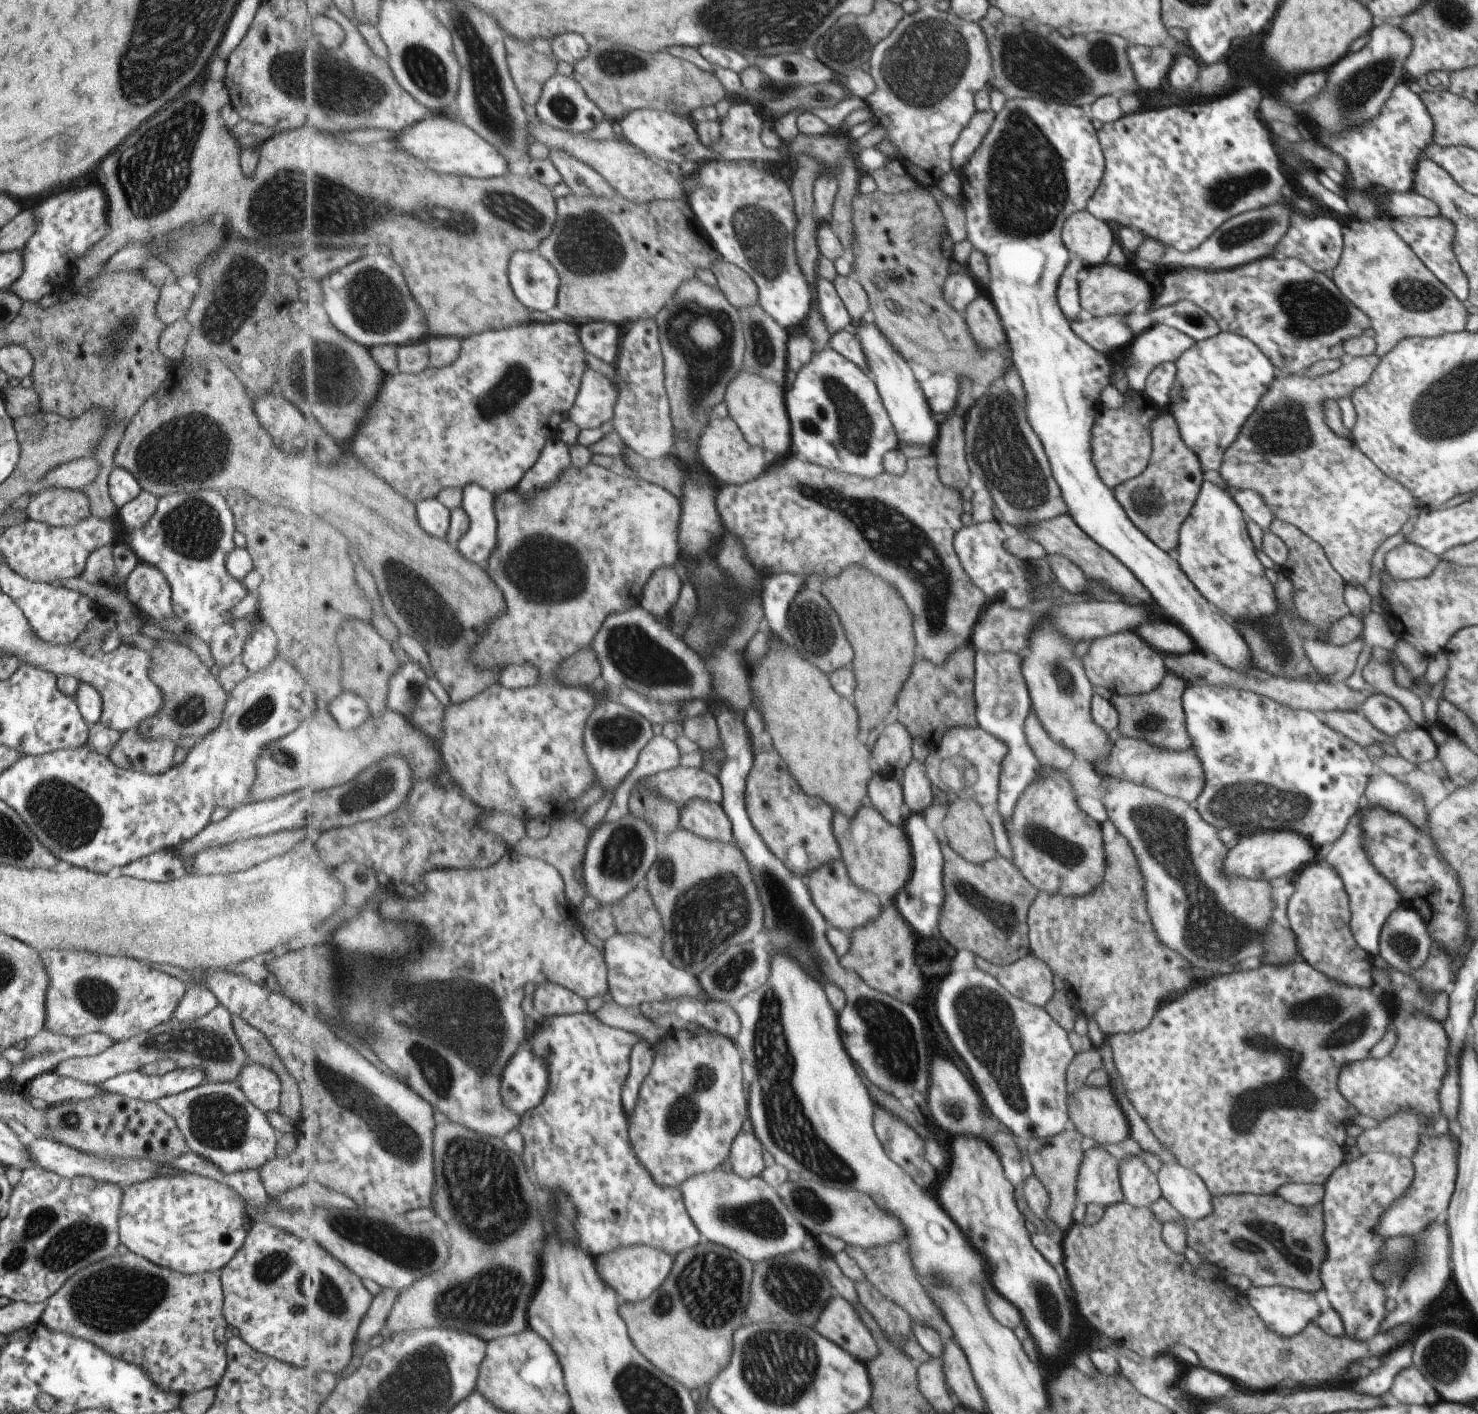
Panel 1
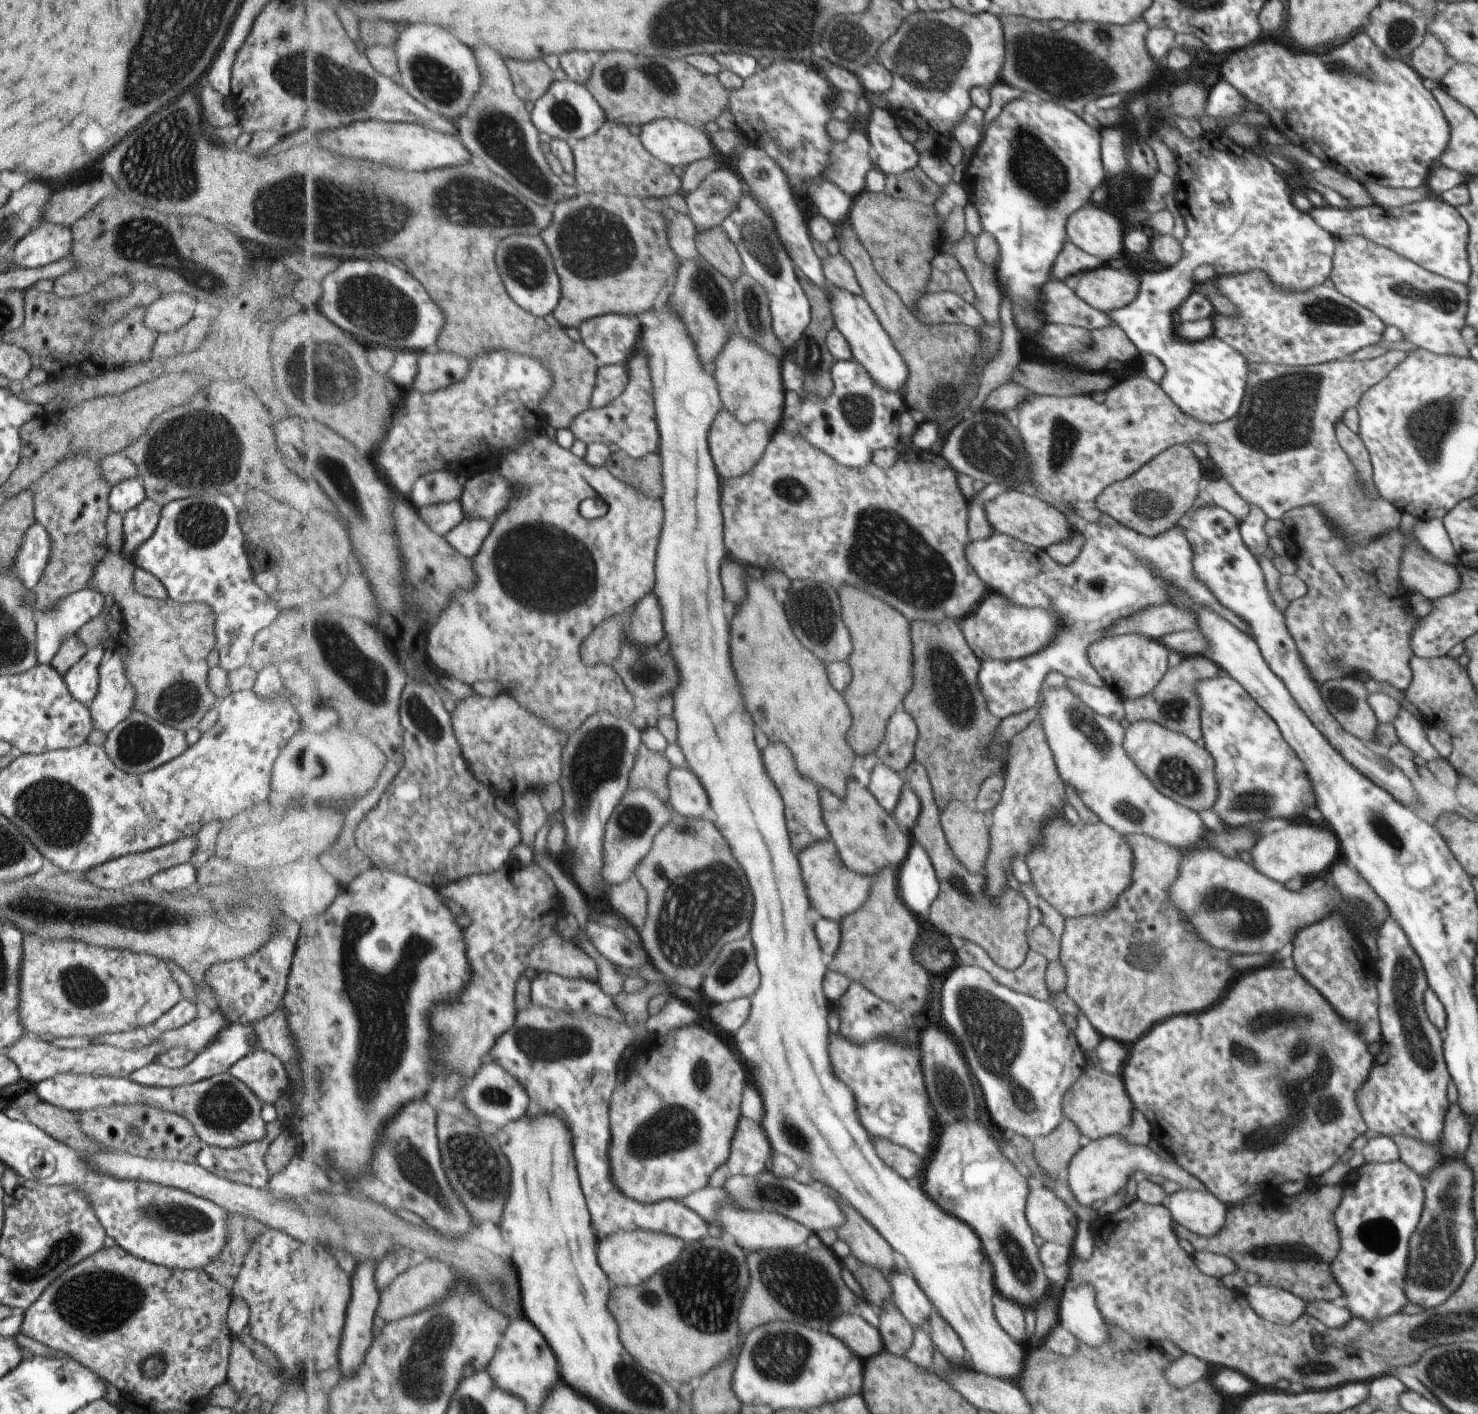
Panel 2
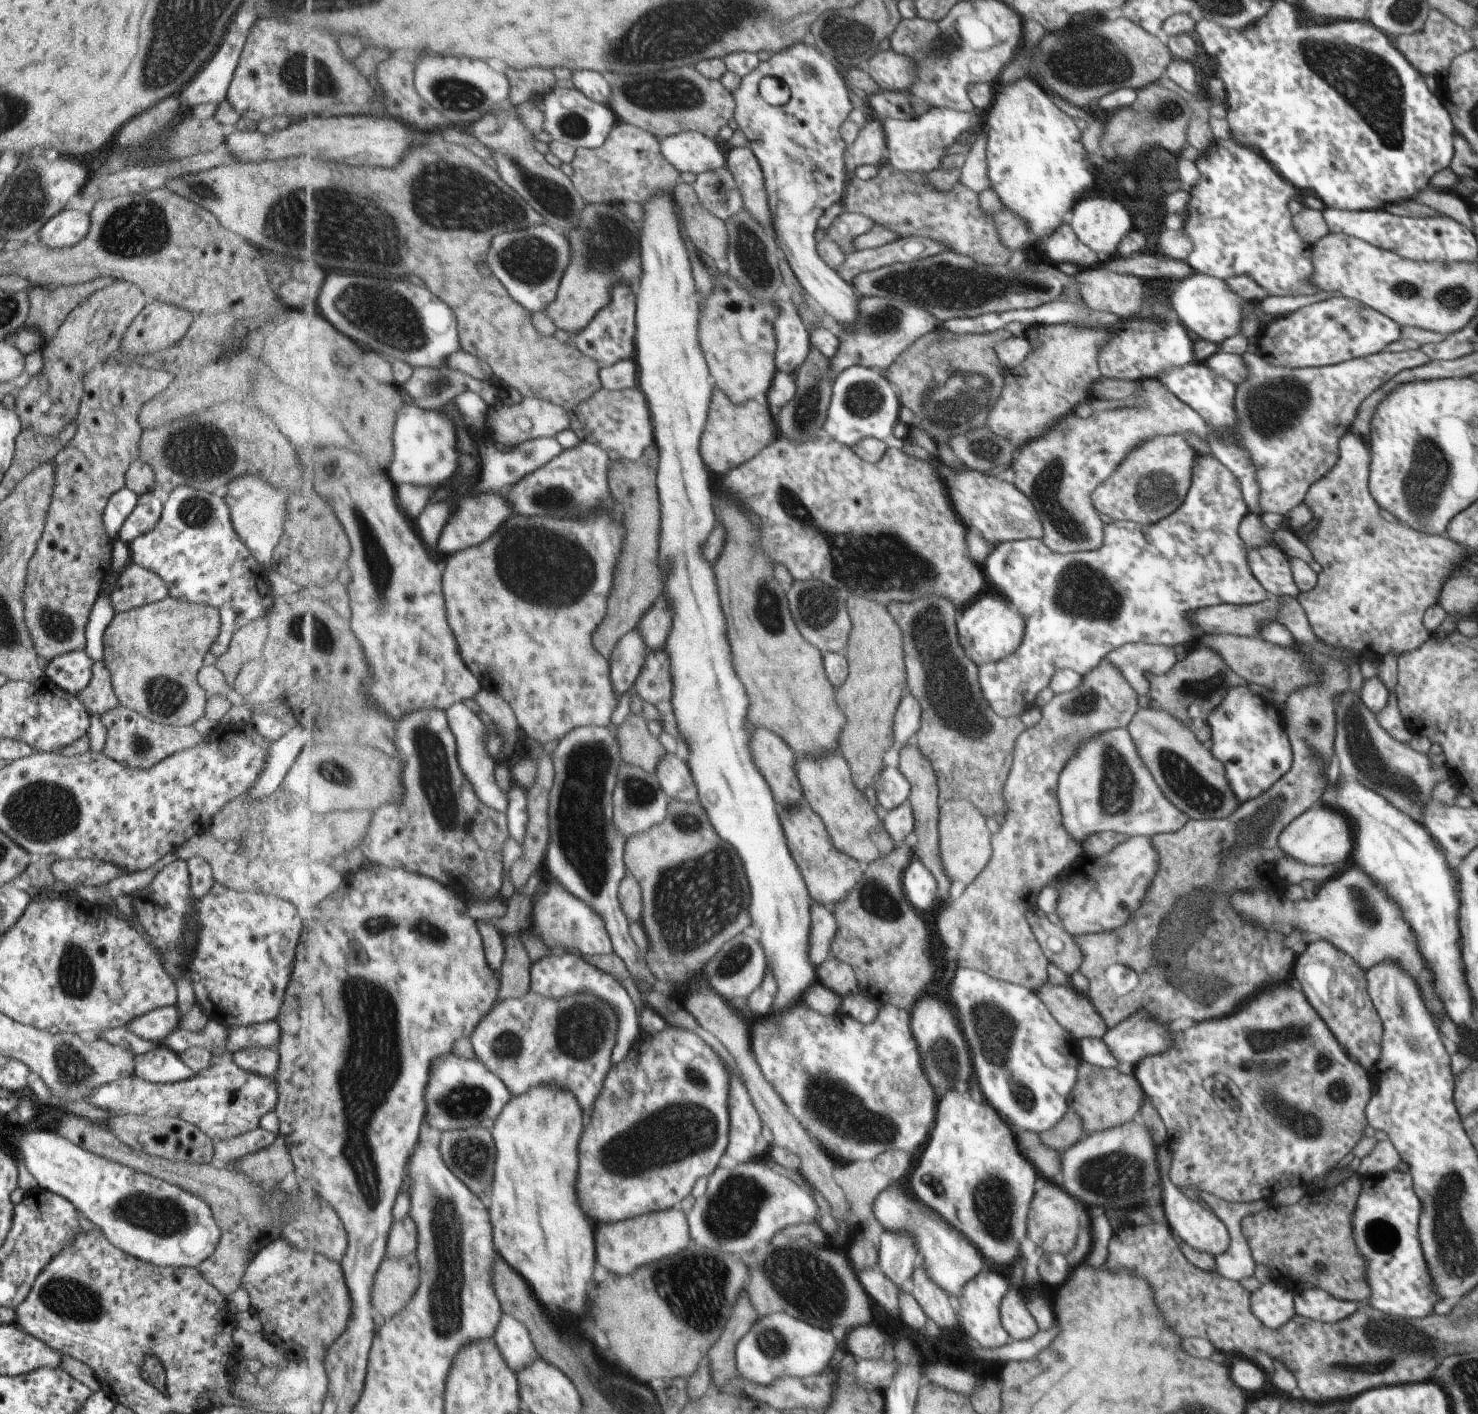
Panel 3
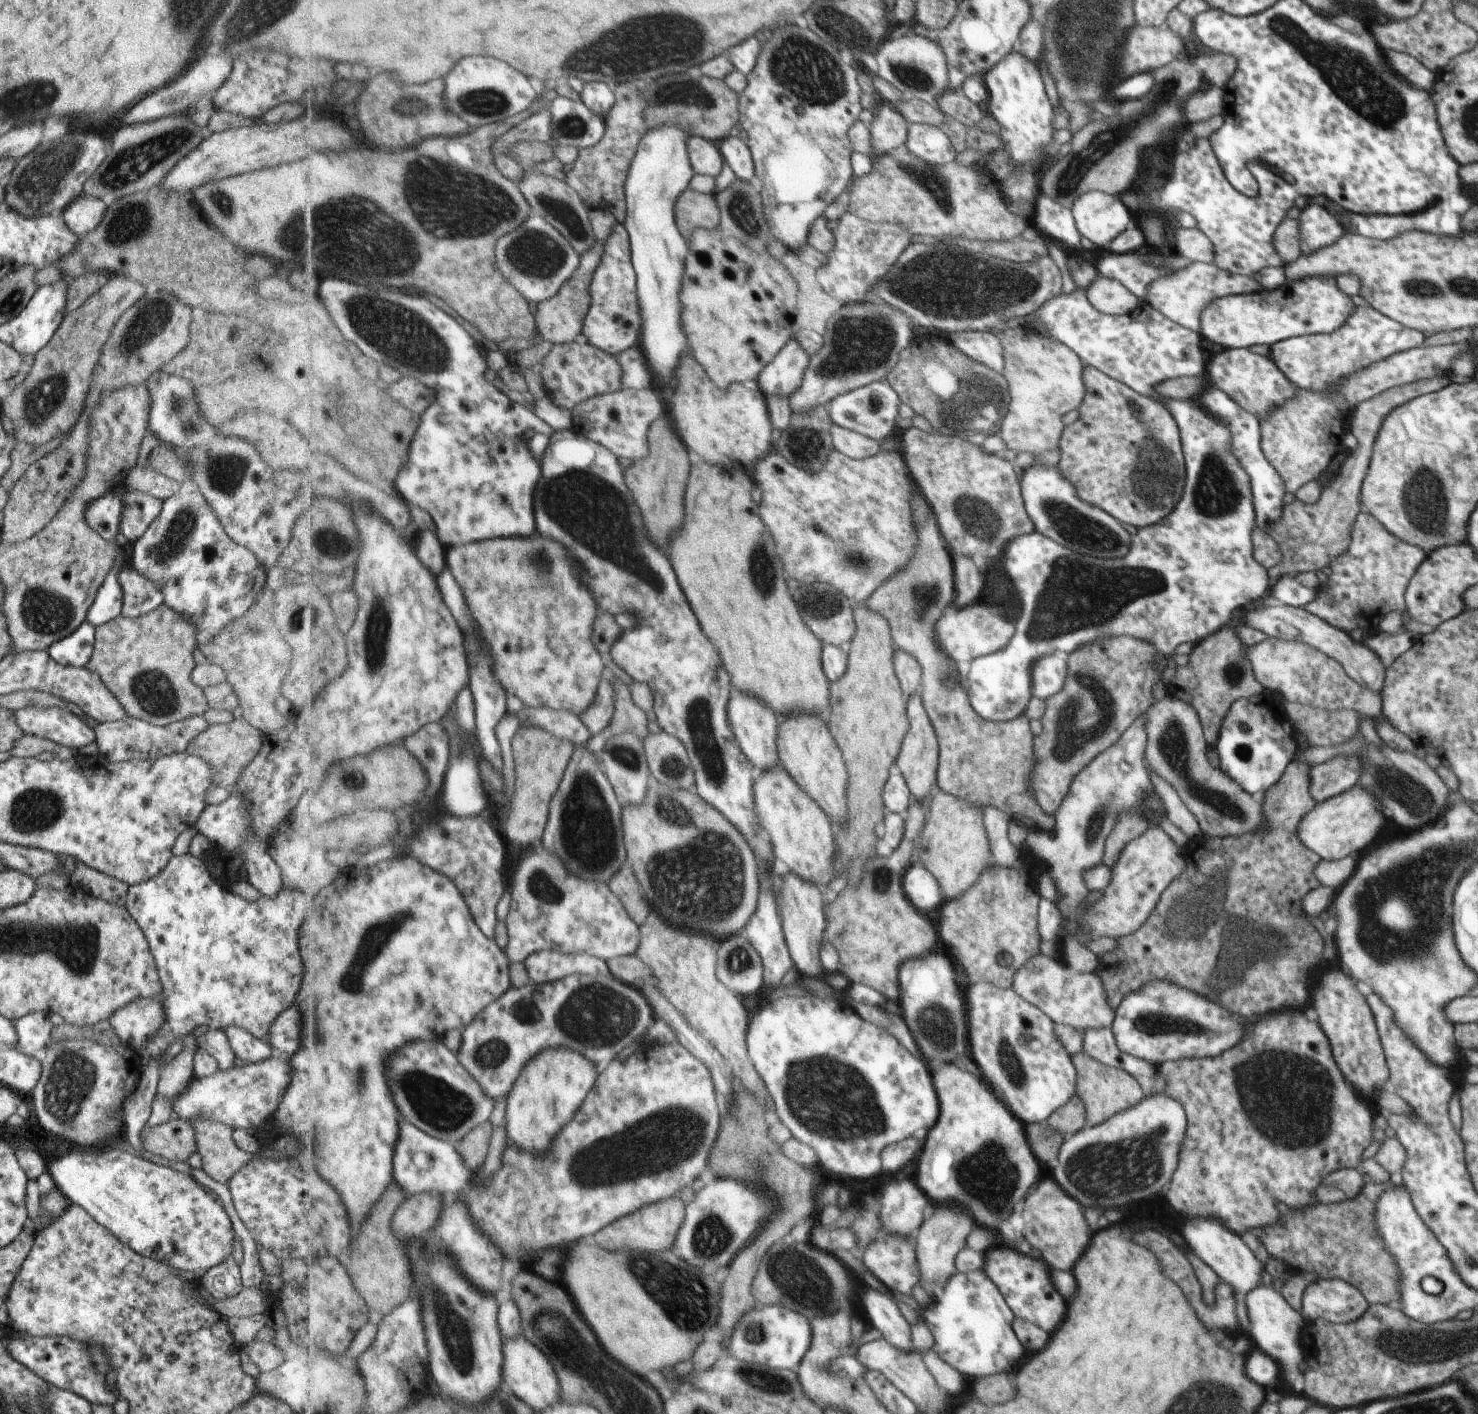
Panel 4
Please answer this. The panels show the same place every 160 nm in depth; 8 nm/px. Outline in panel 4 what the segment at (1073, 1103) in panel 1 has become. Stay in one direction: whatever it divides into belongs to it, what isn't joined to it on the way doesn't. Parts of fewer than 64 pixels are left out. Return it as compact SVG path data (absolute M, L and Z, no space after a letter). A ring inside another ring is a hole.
M1078 1052L1071 1056L1076 1067L1077 1096L1084 1103L1084 1124L1087 1127L1103 1123L1116 1112L1133 1107L1145 1098L1145 1088L1137 1083L1137 1076L1131 1076L1124 1069L1104 1065L1090 1057L1088 1053Z

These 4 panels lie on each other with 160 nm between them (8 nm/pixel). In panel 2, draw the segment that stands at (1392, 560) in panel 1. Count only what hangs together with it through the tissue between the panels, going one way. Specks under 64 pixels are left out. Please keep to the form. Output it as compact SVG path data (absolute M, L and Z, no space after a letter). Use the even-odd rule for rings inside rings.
M1405 512L1400 516L1399 530L1408 538L1402 548L1400 567L1398 568L1398 575L1401 582L1411 593L1418 592L1431 601L1439 597L1452 595L1460 587L1460 574L1455 569L1455 566L1452 567L1451 565L1439 562L1439 560L1435 560L1414 538L1412 524L1415 521L1416 518L1409 512Z

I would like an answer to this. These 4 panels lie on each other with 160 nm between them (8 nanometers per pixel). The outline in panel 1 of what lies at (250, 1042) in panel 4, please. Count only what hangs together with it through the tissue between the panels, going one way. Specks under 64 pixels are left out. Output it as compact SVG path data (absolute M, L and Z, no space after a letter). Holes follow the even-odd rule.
M247 1062L236 1074L235 1083L245 1098L265 1112L277 1112L280 1101L280 1080L275 1071L257 1062Z

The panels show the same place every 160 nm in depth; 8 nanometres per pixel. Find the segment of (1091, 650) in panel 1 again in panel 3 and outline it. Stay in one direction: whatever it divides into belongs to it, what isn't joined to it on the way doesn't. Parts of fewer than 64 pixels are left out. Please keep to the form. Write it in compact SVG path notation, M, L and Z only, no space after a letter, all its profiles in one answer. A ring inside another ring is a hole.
M1129 643L1121 644L1108 652L1105 659L1109 659L1114 667L1120 669L1123 679L1135 690L1137 695L1147 695L1150 687L1150 678L1165 674L1175 663L1175 648L1151 643Z

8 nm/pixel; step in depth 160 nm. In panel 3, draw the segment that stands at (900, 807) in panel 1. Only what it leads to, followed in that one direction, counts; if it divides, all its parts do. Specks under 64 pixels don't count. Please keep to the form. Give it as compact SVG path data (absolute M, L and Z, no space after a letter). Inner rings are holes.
M887 766L879 776L874 790L882 812L888 813L905 802L909 802L912 784L898 767Z

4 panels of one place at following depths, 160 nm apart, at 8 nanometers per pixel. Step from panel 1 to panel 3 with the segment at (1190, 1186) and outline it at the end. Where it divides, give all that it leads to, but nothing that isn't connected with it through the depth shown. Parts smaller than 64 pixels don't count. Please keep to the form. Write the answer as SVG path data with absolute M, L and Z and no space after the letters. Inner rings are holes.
M1165 1178L1162 1186L1163 1208L1165 1216L1169 1223L1169 1228L1173 1229L1175 1235L1178 1236L1187 1246L1191 1246L1197 1252L1205 1252L1213 1258L1219 1257L1228 1250L1228 1244L1231 1242L1231 1234L1229 1234L1227 1226L1218 1218L1207 1206L1201 1201L1193 1202L1189 1200L1179 1190L1177 1190L1169 1180Z

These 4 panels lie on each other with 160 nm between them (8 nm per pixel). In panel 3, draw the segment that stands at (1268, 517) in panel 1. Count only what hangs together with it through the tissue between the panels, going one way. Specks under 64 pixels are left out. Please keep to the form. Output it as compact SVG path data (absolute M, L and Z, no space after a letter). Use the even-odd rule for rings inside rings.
M1271 540L1265 545L1248 550L1248 565L1271 598L1291 596L1295 598L1300 590L1292 579L1288 559Z

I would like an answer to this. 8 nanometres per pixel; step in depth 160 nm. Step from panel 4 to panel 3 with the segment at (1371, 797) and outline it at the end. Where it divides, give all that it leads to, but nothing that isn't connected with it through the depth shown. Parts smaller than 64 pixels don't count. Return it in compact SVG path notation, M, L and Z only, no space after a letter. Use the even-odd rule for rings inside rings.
M1325 803L1309 807L1297 815L1283 831L1280 832L1279 845L1287 858L1306 865L1343 868L1345 858L1351 856L1354 840L1352 826L1345 813L1331 808Z

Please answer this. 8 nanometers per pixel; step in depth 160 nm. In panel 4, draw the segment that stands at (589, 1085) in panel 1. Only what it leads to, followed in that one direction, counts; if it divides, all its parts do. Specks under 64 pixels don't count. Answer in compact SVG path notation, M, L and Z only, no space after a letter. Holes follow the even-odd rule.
M571 975L553 982L535 984L531 983L522 987L511 987L499 1000L489 1005L481 1016L469 1024L463 1034L461 1048L457 1056L473 1076L483 1085L484 1091L493 1100L509 1096L513 1085L521 1071L527 1067L531 1060L540 1055L541 1051L551 1047L560 1049L570 1048L581 1051L604 1071L609 1064L633 1042L645 1036L648 1028L655 1020L655 1012L648 998L632 985L620 981L611 975Z

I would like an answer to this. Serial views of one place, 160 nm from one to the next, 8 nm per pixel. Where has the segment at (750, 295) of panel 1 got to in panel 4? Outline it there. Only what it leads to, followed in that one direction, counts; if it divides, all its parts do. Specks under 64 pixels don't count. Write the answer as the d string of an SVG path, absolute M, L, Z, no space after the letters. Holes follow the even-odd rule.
M691 188L676 202L676 223L686 238L695 229L717 229L722 214L714 195L697 192Z

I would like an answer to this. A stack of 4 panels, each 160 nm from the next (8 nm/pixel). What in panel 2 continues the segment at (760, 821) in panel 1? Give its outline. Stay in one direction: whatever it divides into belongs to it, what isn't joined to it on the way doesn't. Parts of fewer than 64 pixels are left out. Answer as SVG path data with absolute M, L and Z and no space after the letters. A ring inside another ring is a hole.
M769 742L762 752L766 769L785 801L786 820L788 821L788 829L795 850L800 852L810 844L818 843L823 839L831 839L824 819L819 784L800 771L799 765L796 763L796 757L786 744Z

